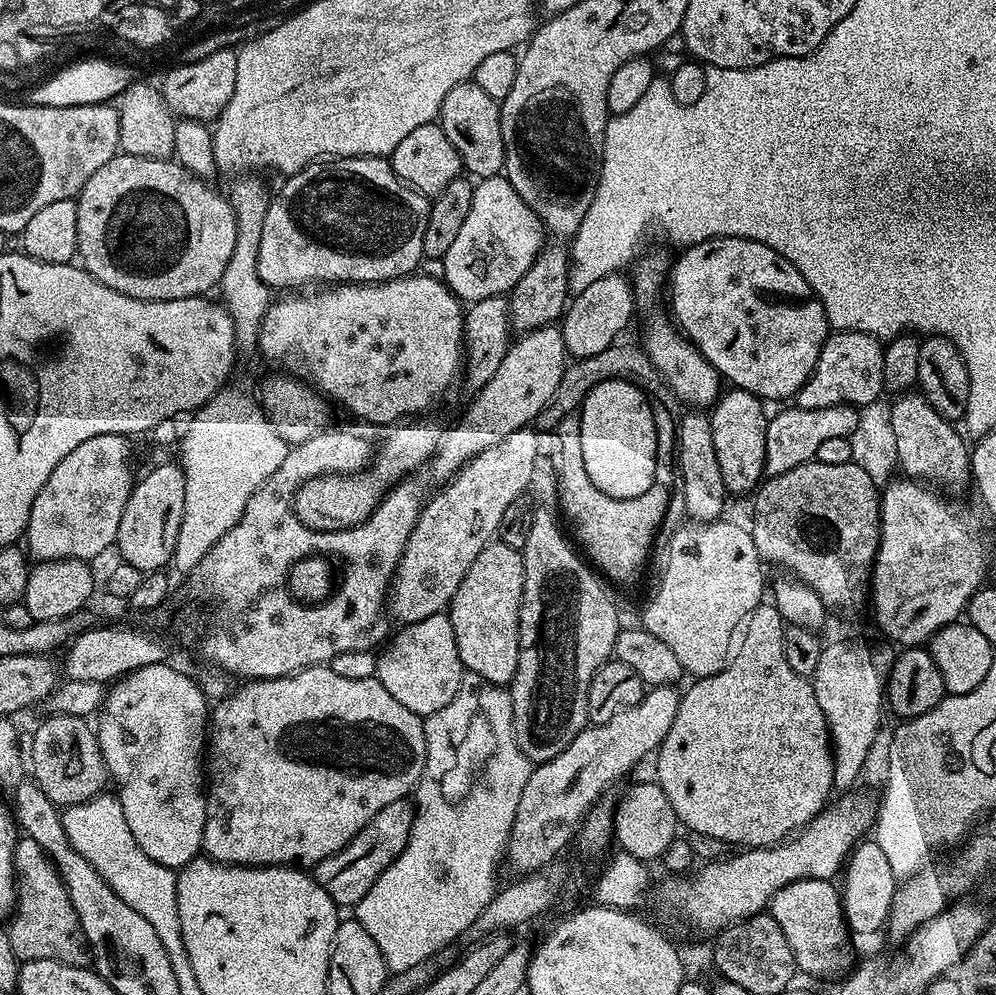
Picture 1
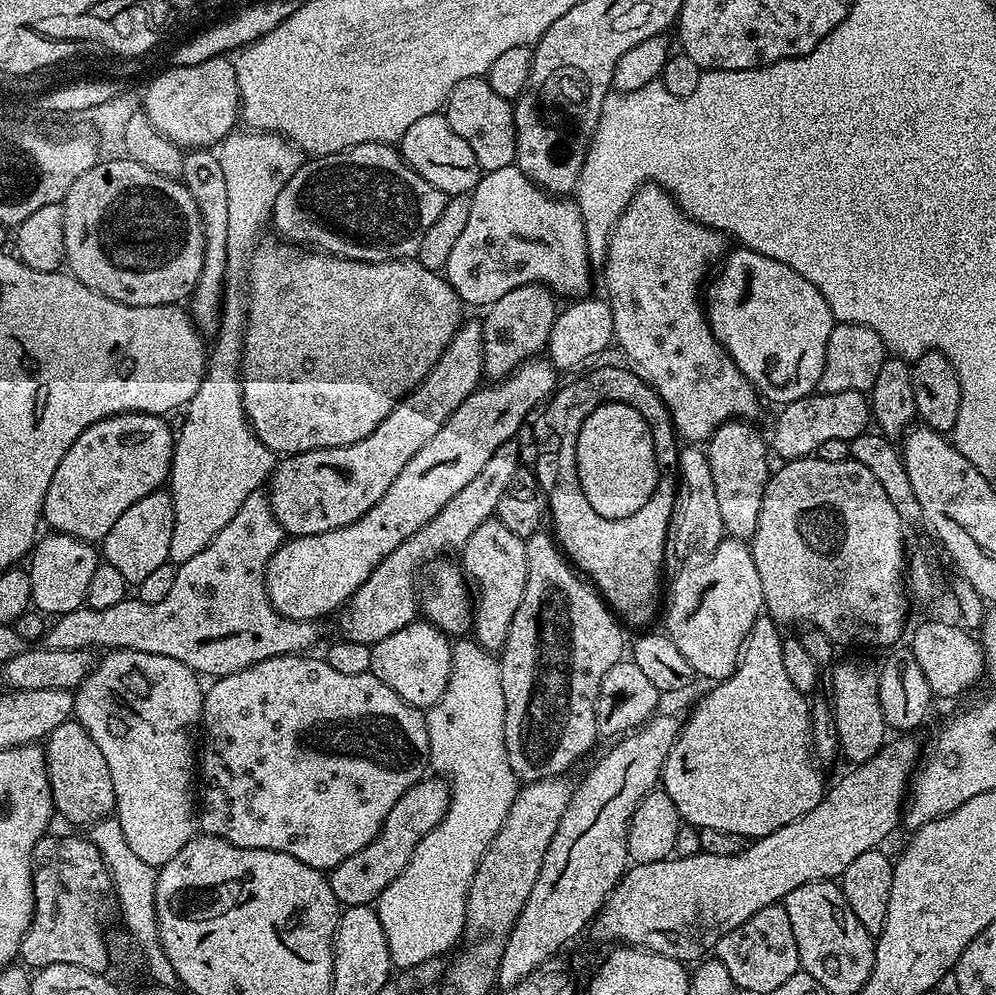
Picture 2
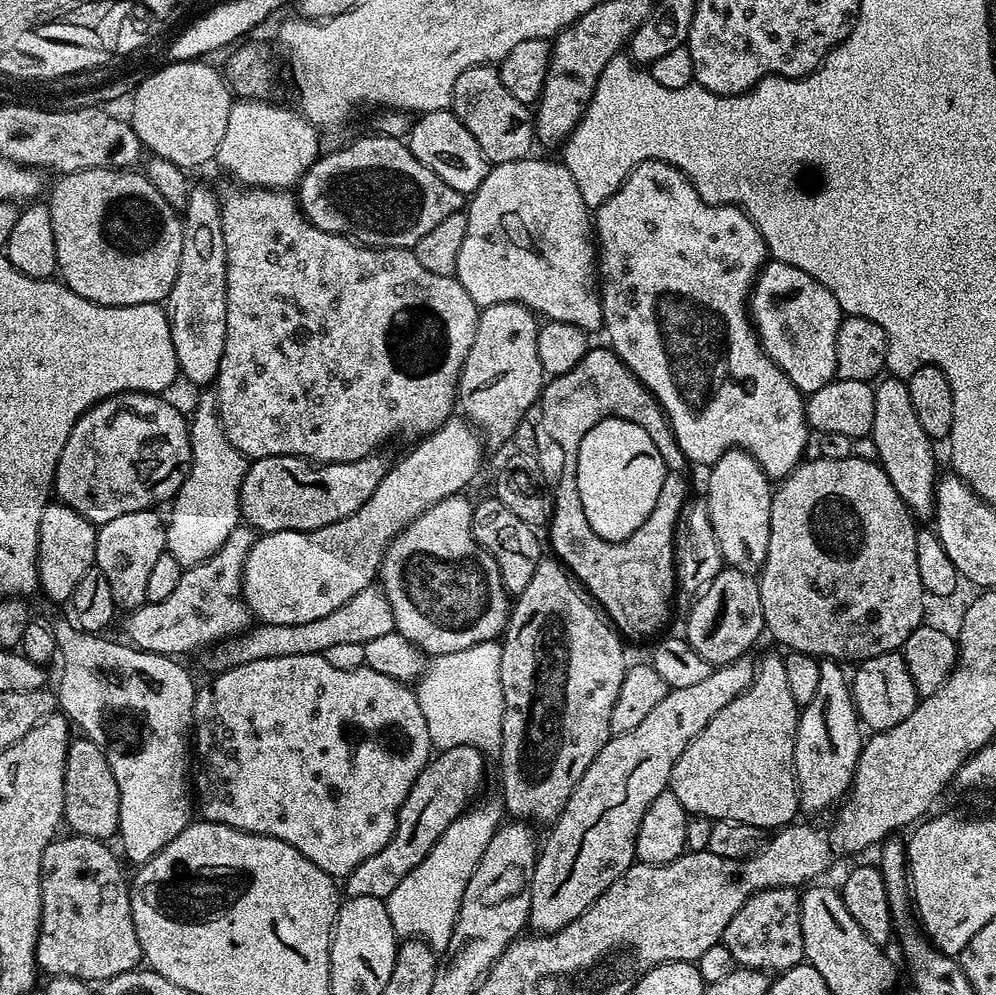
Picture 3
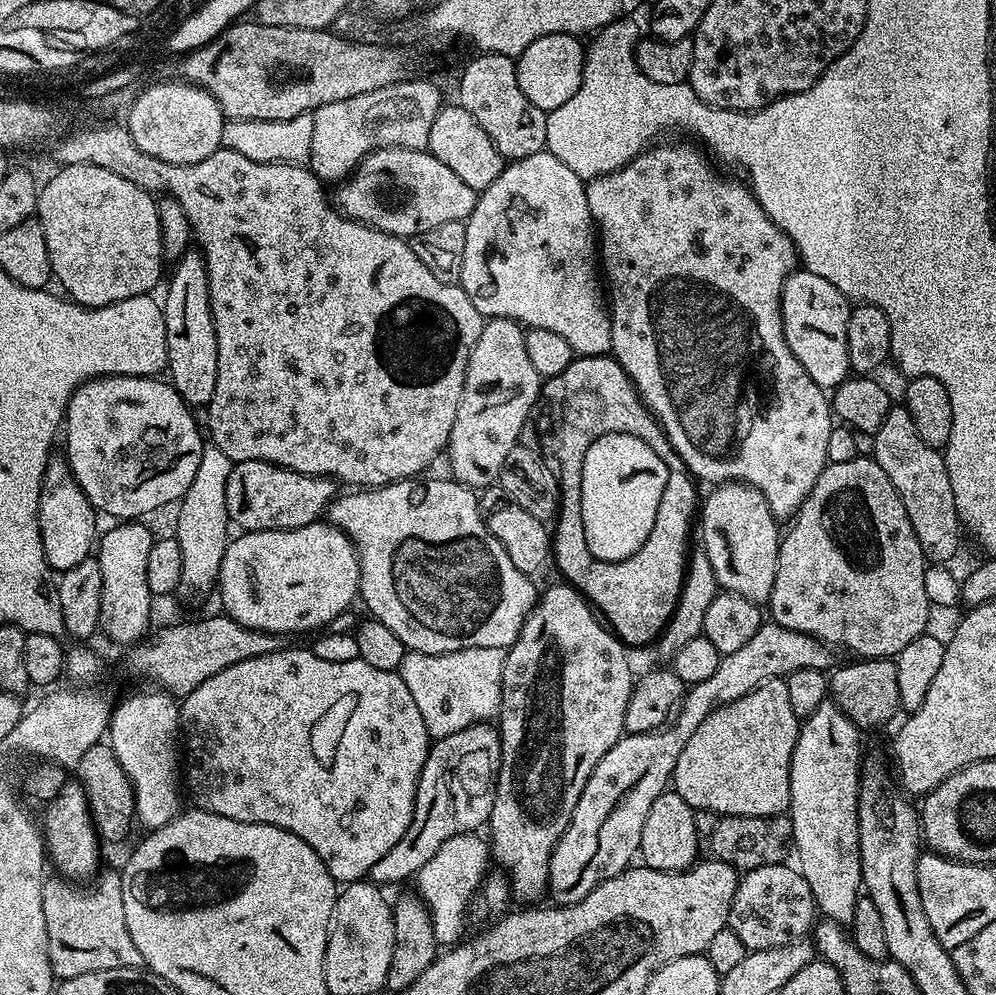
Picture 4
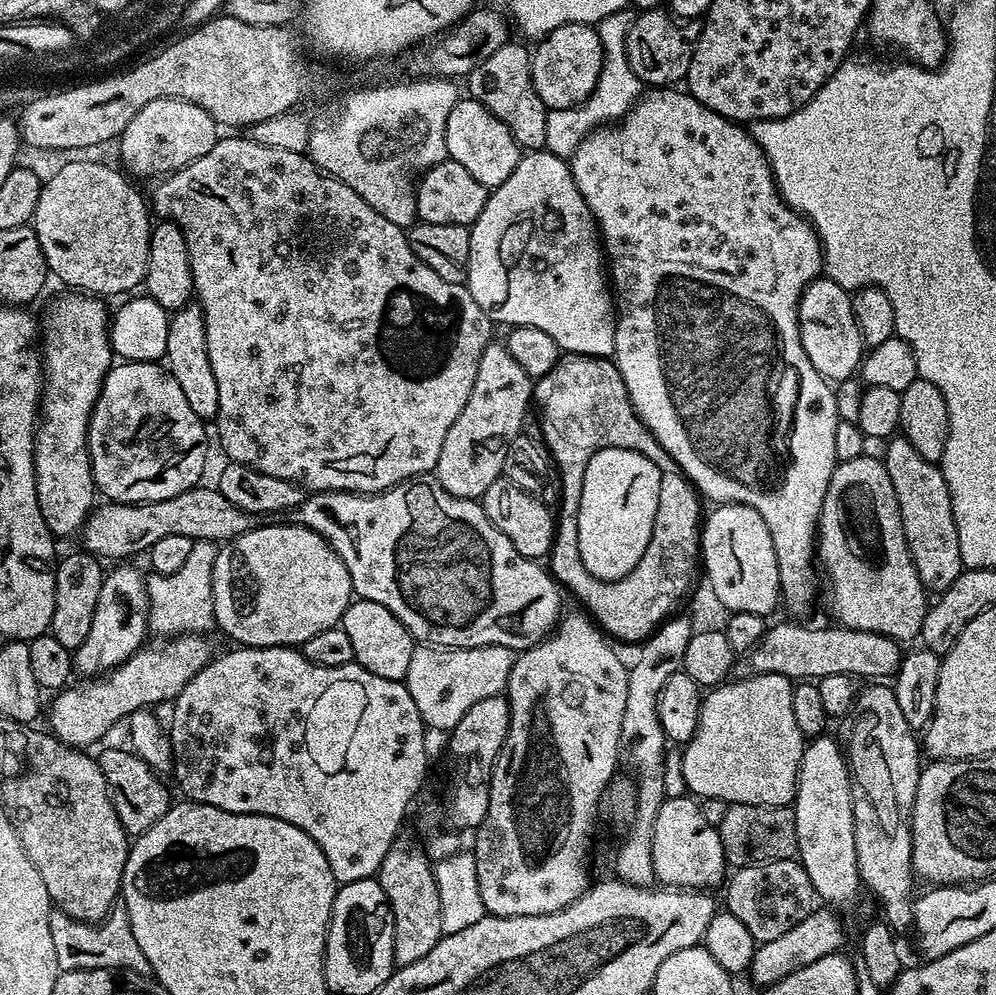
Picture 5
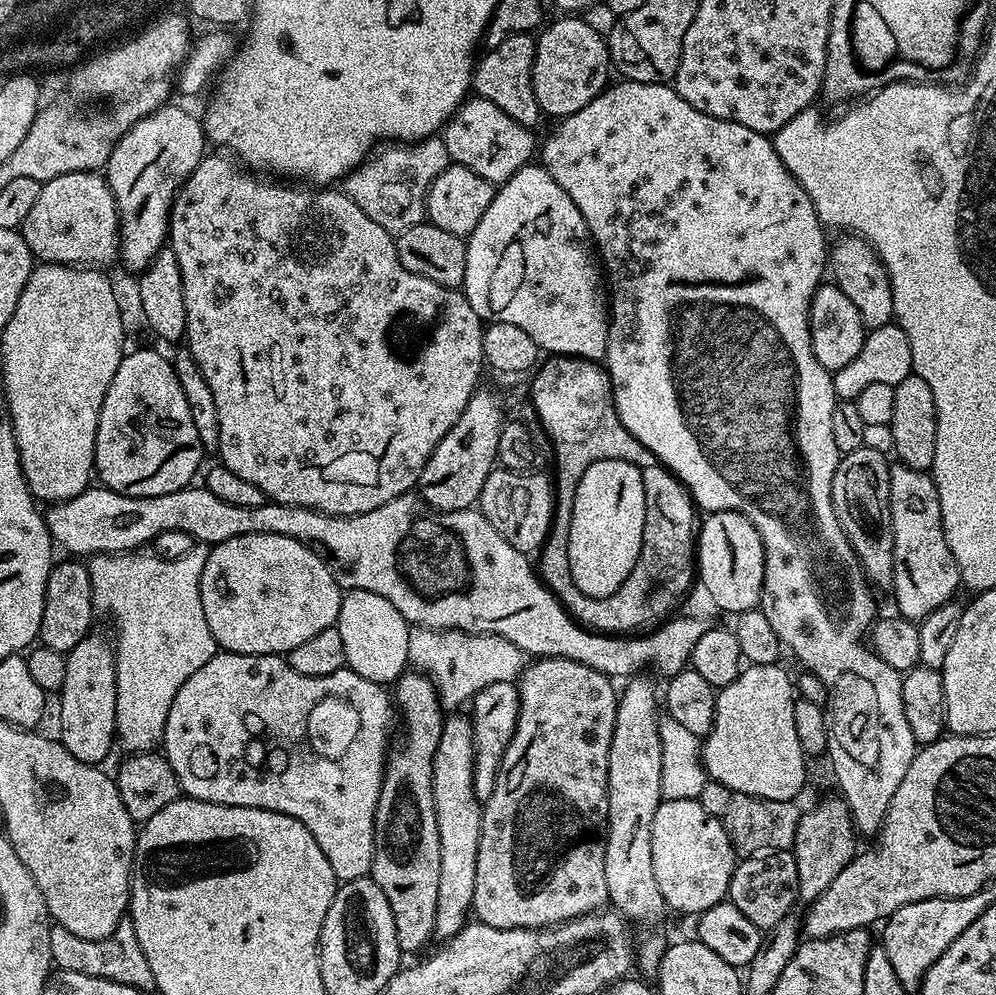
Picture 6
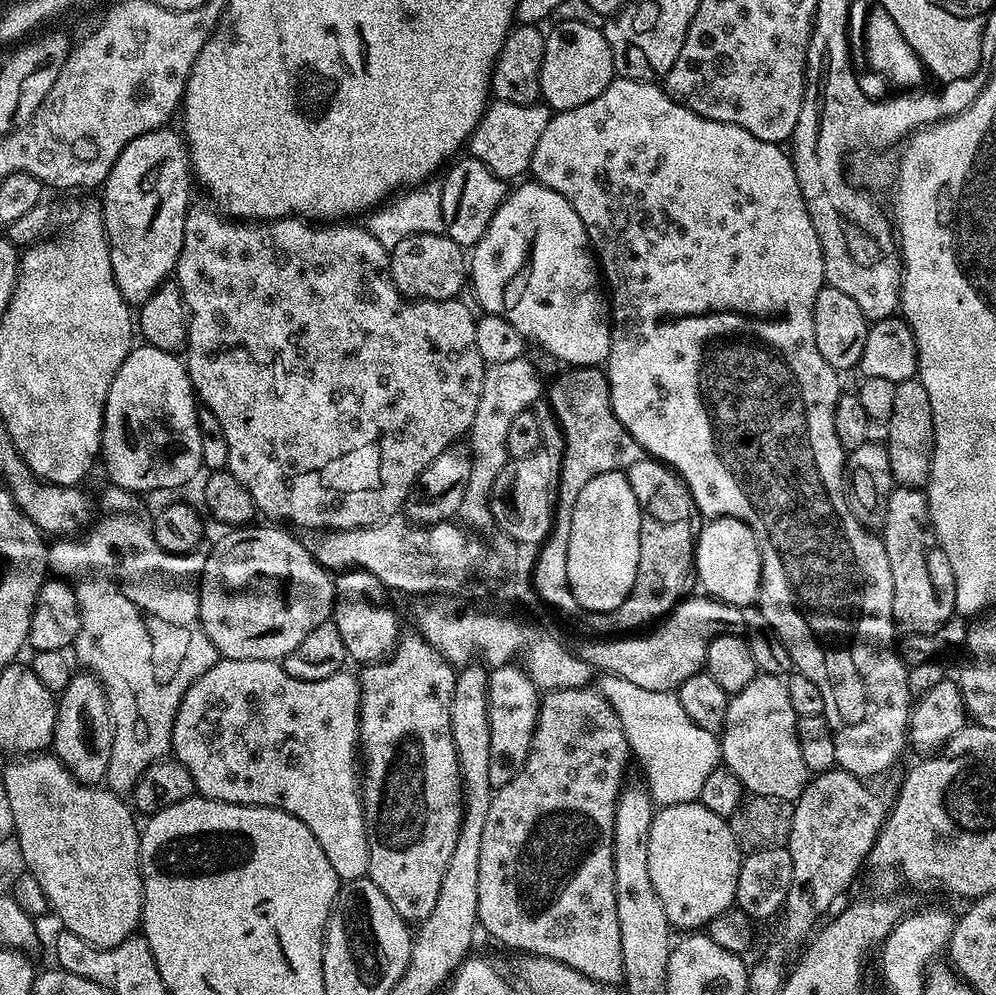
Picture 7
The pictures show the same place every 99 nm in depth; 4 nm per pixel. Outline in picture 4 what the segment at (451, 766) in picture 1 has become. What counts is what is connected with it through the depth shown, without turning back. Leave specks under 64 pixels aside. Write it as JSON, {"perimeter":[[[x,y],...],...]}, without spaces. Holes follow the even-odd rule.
{"perimeter":[[[467,648],[446,654],[405,651],[398,671],[422,713],[429,737],[458,734],[458,730],[491,721],[499,713],[505,655],[502,648]],[[469,834],[450,838],[450,842],[442,842],[438,854],[434,854],[434,858],[430,858],[430,862],[426,862],[426,866],[422,866],[422,870],[416,873],[415,891],[428,907],[437,945],[455,946],[461,943],[465,935],[464,915],[469,915],[476,891],[484,883],[489,871],[488,864],[490,865],[489,841],[485,837],[483,840],[480,834]]]}

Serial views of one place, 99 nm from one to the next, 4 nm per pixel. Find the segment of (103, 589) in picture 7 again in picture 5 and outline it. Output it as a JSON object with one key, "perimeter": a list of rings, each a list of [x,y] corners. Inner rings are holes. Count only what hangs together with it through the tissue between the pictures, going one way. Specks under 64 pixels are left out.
{"perimeter":[[[195,541],[182,570],[169,576],[152,574],[147,577],[148,627],[153,633],[164,632],[168,636],[179,636],[186,632],[208,634],[216,628],[212,571],[217,551],[217,545],[213,541]]]}

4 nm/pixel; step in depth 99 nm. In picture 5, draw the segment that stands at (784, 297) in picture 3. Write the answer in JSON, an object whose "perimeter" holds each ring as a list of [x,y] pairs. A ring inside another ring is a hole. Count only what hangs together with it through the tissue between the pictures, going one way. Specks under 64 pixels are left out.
{"perimeter":[[[827,278],[812,280],[800,295],[798,326],[802,350],[806,350],[810,366],[814,366],[814,370],[818,370],[818,374],[822,374],[825,380],[843,382],[857,375],[866,345],[860,337],[858,322],[854,318],[849,289],[838,286],[838,282]]]}

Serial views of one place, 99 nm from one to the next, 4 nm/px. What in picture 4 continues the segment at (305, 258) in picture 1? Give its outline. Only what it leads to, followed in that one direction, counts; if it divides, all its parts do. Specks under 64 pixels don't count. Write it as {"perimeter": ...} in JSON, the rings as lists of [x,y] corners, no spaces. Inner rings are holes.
{"perimeter":[[[376,148],[366,153],[360,164],[353,168],[351,175],[341,179],[338,186],[340,189],[336,196],[334,192],[334,204],[345,216],[401,238],[422,234],[422,230],[434,230],[434,226],[442,226],[445,222],[467,221],[478,195],[477,189],[466,186],[466,182],[454,174],[454,170],[438,162],[438,158],[434,158],[431,152],[418,149]]]}

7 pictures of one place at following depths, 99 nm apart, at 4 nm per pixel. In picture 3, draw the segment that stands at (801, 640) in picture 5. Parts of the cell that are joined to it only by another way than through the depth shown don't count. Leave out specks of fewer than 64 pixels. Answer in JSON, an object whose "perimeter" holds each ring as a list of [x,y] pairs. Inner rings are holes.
{"perimeter":[[[751,655],[713,667],[702,682],[669,688],[666,698],[634,730],[615,734],[590,762],[574,794],[551,825],[548,841],[539,849],[532,885],[528,924],[536,934],[562,930],[578,918],[636,860],[636,839],[642,814],[671,785],[674,762],[718,710],[730,706],[751,686],[756,664]]]}

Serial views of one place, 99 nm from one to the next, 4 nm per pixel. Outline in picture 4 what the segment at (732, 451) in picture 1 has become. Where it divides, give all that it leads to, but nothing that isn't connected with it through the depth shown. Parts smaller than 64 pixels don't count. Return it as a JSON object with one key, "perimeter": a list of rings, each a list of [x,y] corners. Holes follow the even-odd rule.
{"perimeter":[[[729,482],[713,487],[711,491],[712,493],[705,500],[703,497],[702,507],[698,512],[698,532],[700,528],[700,536],[704,539],[702,551],[710,558],[710,566],[714,566],[716,583],[723,591],[738,594],[751,604],[767,605],[770,590],[774,590],[774,574],[780,553],[782,532],[781,529],[776,529],[778,521],[773,516],[764,495],[748,484]]]}

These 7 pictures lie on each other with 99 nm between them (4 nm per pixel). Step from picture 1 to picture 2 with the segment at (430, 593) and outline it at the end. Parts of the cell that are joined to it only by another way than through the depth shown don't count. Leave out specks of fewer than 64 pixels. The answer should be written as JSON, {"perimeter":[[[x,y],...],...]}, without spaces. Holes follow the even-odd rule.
{"perimeter":[[[509,442],[501,451],[482,466],[482,470],[470,481],[467,486],[462,486],[434,518],[422,530],[410,534],[402,546],[398,546],[382,562],[378,562],[376,569],[366,578],[364,585],[353,594],[343,609],[344,632],[343,639],[362,642],[369,646],[377,644],[382,638],[394,634],[394,630],[402,630],[402,626],[413,623],[418,616],[418,576],[415,572],[419,570],[423,560],[431,561],[435,552],[440,554],[452,554],[455,550],[463,549],[465,543],[482,522],[493,519],[498,502],[510,486],[510,478],[514,478],[518,461],[516,461],[515,443]]]}

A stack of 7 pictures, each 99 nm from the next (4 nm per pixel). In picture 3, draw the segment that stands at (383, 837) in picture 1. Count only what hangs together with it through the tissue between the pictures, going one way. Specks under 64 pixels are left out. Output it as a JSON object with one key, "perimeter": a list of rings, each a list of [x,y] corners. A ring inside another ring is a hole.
{"perimeter":[[[454,746],[437,751],[418,774],[414,786],[410,786],[410,794],[406,794],[406,802],[402,802],[390,842],[348,875],[342,884],[343,891],[358,898],[387,898],[394,886],[398,886],[398,882],[402,882],[402,878],[430,854],[446,826],[467,812],[477,799],[475,796],[484,784],[484,760],[485,753],[474,746]]]}

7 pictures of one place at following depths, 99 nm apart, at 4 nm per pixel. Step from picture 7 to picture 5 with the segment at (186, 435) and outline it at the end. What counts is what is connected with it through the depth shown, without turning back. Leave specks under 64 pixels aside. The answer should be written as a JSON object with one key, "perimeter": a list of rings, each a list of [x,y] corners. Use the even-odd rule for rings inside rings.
{"perimeter":[[[137,360],[113,363],[88,423],[88,453],[97,493],[114,504],[149,504],[197,487],[208,460],[210,432],[204,428],[205,421],[194,414],[167,367]]]}

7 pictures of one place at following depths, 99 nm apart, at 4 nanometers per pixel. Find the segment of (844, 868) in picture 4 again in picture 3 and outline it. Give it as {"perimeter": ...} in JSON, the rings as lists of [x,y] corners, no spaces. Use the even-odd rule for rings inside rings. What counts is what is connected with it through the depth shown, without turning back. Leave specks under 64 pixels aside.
{"perimeter":[[[820,660],[818,686],[814,698],[803,705],[796,741],[794,742],[794,768],[796,791],[800,793],[800,808],[808,812],[824,812],[839,805],[848,795],[856,773],[856,763],[862,747],[862,725],[852,705],[850,676],[834,660]]]}

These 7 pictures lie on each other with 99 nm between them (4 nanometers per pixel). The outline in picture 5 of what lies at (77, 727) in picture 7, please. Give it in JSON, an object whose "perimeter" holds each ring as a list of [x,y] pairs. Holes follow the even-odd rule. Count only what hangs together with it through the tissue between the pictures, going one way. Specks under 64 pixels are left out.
{"perimeter":[[[120,562],[116,569],[109,571],[102,582],[102,591],[98,594],[98,606],[94,610],[94,619],[90,625],[90,634],[86,634],[86,642],[74,650],[74,668],[84,678],[96,678],[117,668],[124,660],[128,660],[145,643],[144,635],[149,635],[148,627],[148,581],[145,573],[140,573],[132,562]]]}

